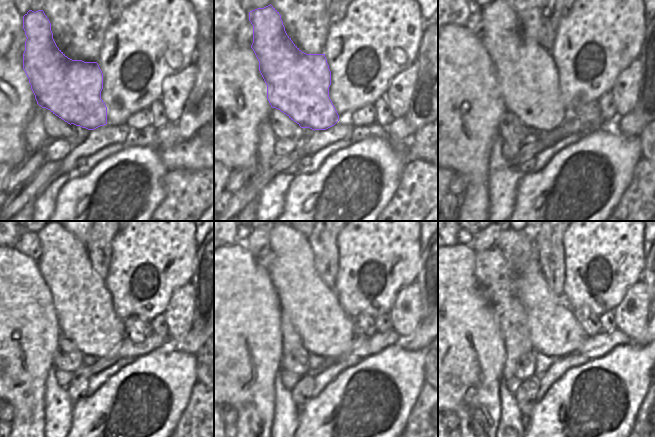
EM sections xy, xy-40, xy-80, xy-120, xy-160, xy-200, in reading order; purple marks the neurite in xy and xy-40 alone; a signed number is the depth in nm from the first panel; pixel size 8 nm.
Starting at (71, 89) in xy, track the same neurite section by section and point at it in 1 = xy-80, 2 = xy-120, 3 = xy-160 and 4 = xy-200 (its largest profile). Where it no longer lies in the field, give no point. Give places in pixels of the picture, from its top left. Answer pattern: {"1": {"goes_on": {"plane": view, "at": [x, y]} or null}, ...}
{"1": {"goes_on": {"plane": "xy-80", "at": [528, 78]}}, "2": {"goes_on": {"plane": "xy-120", "at": [84, 305]}}, "3": {"goes_on": {"plane": "xy-160", "at": [313, 308]}}, "4": {"goes_on": {"plane": "xy-200", "at": [554, 331]}}}

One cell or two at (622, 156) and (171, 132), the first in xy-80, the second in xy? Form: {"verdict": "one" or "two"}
{"verdict": "two"}

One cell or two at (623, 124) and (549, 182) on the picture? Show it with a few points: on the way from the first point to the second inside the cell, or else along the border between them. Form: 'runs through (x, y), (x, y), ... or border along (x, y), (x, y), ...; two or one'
border along (619, 117), (617, 128), (626, 135), (638, 136); two

